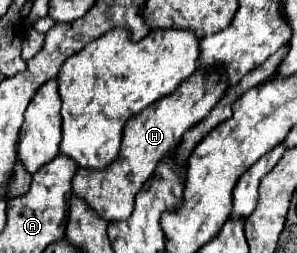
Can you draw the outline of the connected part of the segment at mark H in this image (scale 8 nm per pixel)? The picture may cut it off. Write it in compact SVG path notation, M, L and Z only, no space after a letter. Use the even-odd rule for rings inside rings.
M197 70L193 78L187 78L187 82L183 82L183 86L175 90L175 94L161 98L159 102L155 102L155 106L145 108L137 118L131 118L127 122L119 158L109 170L77 170L73 178L73 196L85 200L103 220L127 220L133 212L135 194L153 176L157 164L175 152L183 134L189 128L197 126L211 112L211 108L223 98L225 90L225 78L219 72Z

